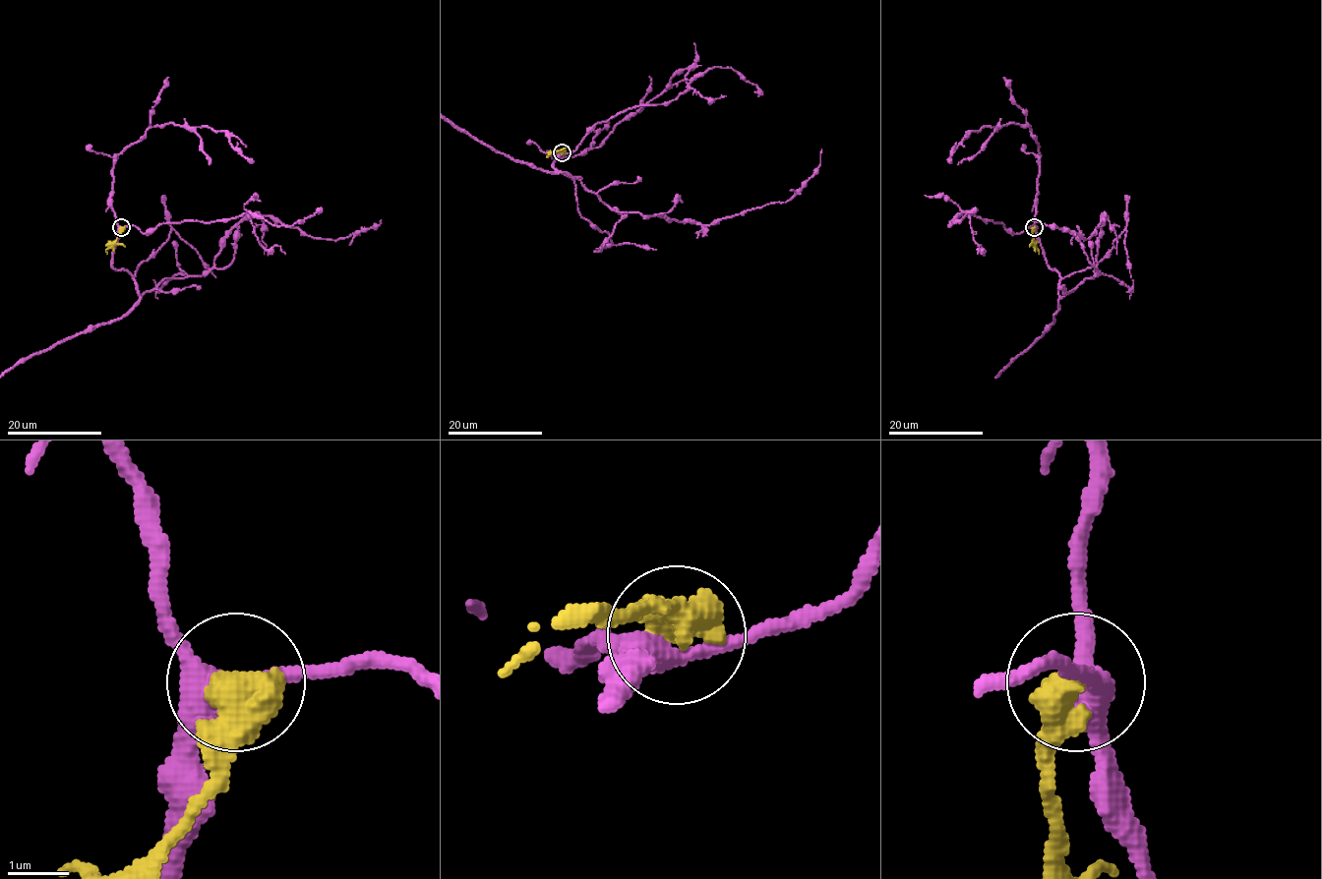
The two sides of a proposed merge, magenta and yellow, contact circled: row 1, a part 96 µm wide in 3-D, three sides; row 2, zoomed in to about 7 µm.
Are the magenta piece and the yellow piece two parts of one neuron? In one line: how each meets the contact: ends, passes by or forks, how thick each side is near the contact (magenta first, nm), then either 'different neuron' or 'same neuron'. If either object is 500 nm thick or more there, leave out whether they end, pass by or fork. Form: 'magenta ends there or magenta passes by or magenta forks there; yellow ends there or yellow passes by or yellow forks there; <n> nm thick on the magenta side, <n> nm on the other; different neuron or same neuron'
360 nm thick on the magenta side, 700 nm on the other; different neuron

